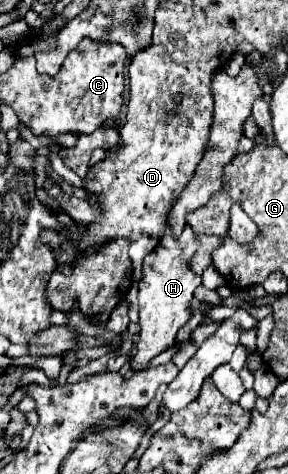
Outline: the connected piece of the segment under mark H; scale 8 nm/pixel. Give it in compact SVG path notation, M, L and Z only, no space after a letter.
M166 224L166 234L158 248L146 256L142 264L144 278L140 282L138 292L138 312L140 312L140 340L136 344L136 354L130 362L134 372L146 370L150 360L160 352L172 348L176 344L178 330L190 320L190 304L194 300L194 290L202 284L202 278L188 270L186 260L194 254L198 240L194 240L194 232L190 226L184 226L184 232L178 240L172 238L172 230Z

